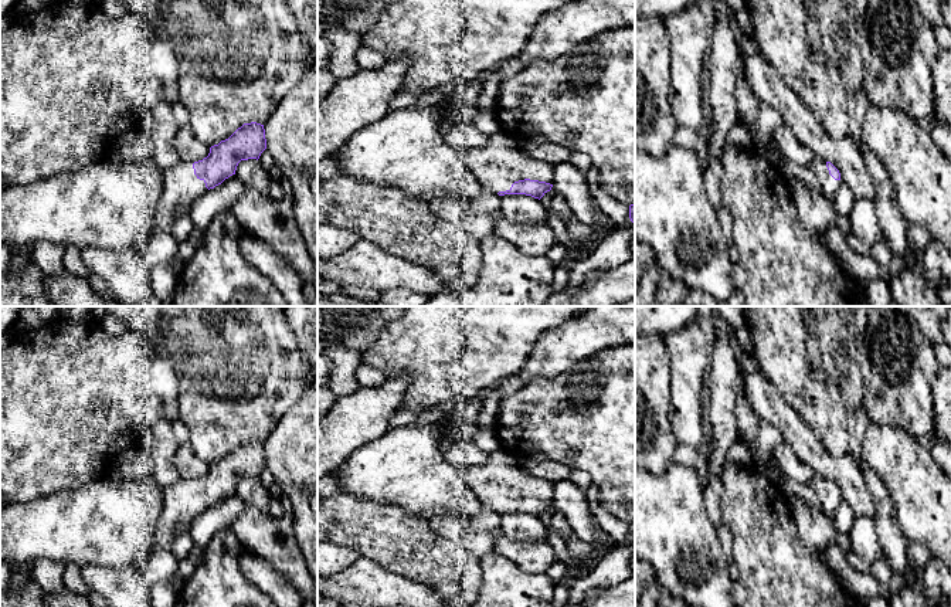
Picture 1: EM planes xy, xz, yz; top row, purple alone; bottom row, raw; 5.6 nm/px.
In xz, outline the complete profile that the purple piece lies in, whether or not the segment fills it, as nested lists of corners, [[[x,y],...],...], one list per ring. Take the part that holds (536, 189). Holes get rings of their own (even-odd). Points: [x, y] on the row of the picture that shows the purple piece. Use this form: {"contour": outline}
{"contour": [[[524,179],[514,182],[509,190],[499,191],[497,194],[526,194],[540,200],[551,187],[553,184],[546,182]]]}

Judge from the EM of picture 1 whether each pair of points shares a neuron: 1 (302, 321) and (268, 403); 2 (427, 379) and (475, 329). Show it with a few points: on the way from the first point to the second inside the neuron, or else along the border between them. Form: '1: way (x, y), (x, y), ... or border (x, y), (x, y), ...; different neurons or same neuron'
1: border (285, 321), (302, 358); different neurons
2: way (440, 366), (465, 341); same neuron

